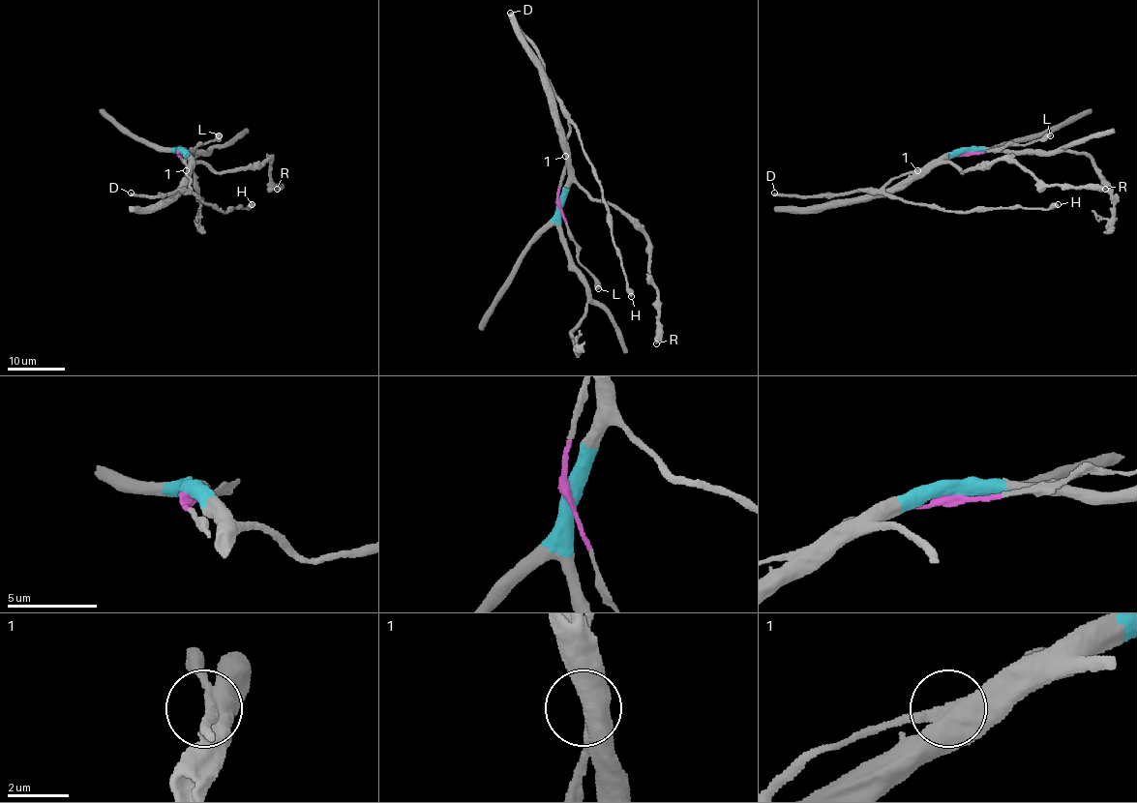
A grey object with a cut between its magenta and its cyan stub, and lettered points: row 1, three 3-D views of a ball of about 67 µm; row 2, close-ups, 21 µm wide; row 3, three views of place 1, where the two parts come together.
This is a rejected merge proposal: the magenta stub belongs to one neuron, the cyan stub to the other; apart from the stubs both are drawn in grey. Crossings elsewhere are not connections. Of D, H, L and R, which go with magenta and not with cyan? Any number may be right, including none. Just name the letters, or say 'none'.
D, H, L

